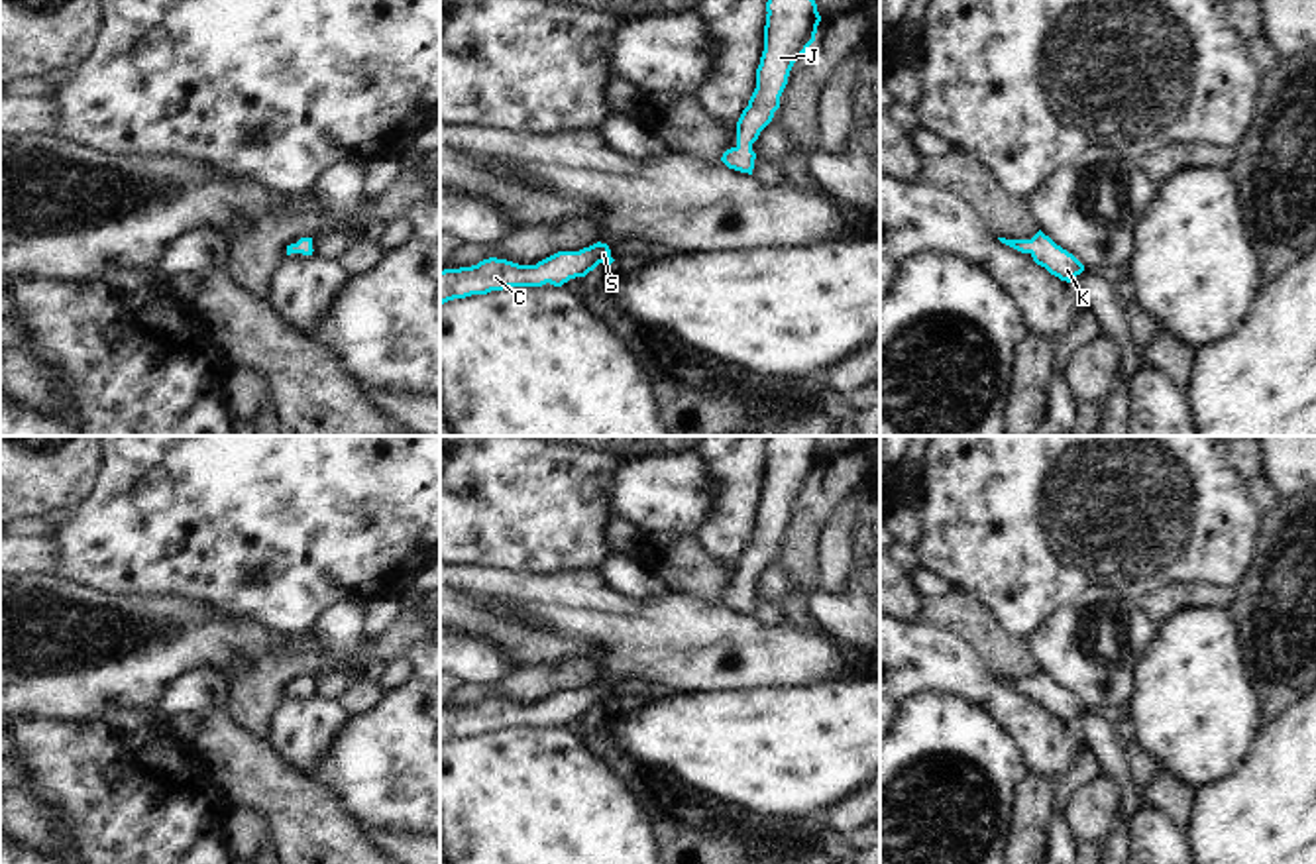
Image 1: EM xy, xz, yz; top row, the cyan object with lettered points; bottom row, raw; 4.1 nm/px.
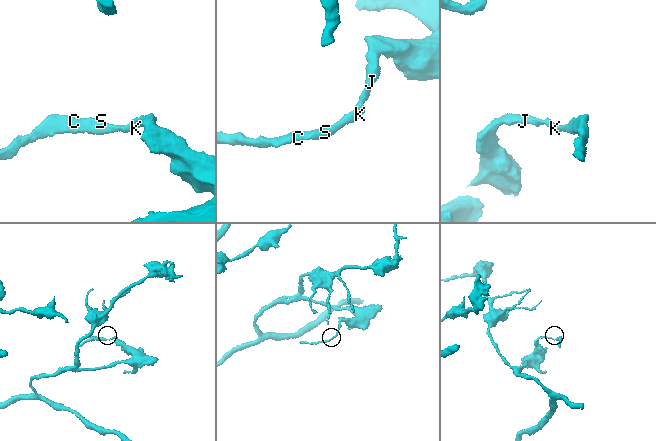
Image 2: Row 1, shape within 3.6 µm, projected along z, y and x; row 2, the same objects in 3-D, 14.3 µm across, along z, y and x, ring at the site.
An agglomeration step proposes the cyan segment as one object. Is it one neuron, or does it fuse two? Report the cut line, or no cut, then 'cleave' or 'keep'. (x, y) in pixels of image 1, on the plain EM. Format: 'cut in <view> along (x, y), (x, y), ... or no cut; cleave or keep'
no cut; keep

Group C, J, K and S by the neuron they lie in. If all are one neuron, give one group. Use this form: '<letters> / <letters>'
C J K S

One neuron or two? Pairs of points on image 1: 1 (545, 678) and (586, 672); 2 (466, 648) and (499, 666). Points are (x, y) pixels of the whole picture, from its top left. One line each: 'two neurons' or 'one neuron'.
1: one neuron
2: one neuron

